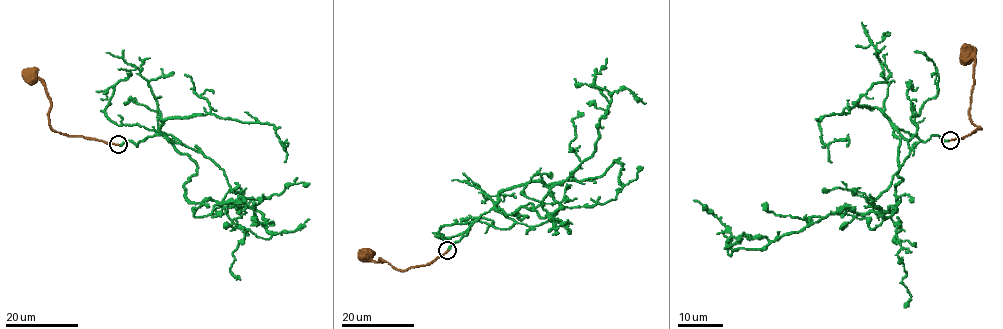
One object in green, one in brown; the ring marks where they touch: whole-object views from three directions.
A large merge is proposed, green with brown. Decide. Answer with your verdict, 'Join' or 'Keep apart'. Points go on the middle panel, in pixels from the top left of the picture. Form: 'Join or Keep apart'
Join

